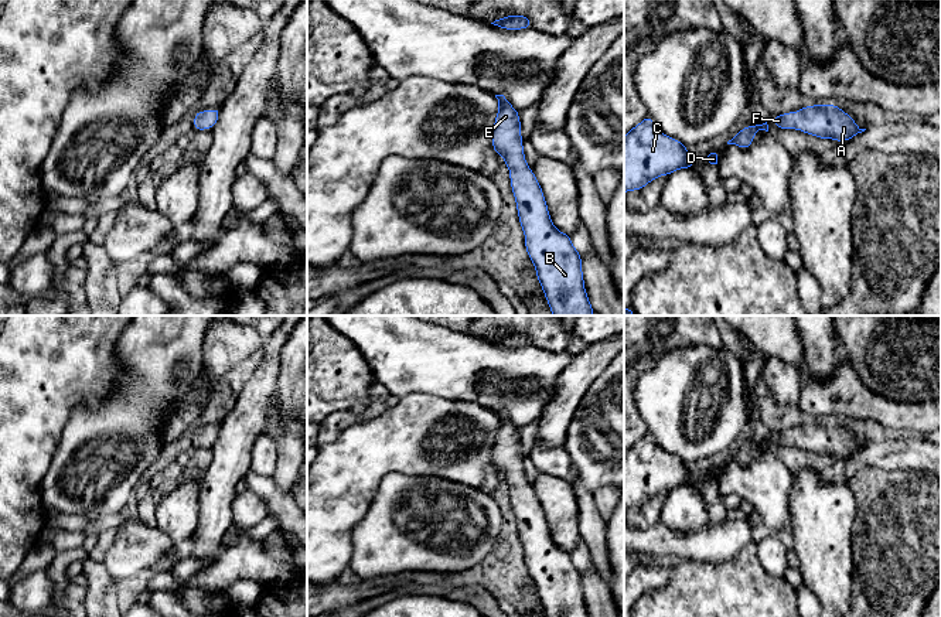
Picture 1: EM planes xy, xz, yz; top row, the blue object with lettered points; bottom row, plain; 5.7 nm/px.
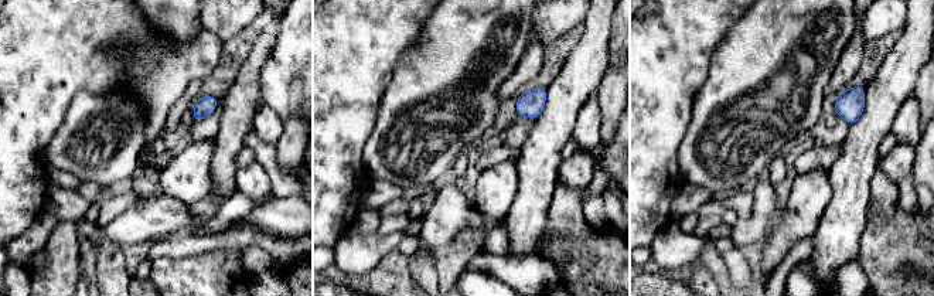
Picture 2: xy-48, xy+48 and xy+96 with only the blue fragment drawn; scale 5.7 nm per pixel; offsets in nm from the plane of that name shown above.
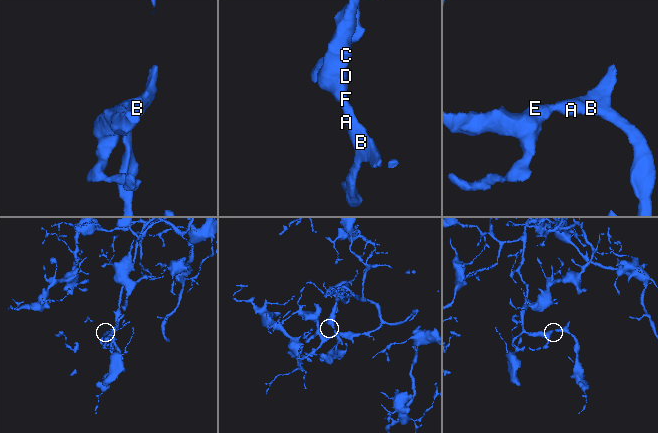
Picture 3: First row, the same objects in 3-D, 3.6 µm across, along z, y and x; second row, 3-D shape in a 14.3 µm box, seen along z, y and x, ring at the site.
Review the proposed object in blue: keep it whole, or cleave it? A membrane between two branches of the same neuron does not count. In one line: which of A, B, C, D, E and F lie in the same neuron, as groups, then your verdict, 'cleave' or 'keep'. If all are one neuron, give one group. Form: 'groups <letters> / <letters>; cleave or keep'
groups A B C D E F; keep

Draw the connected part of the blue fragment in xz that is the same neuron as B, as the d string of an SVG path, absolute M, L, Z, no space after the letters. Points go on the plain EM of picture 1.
M495 412L500 426L492 446L492 466L502 473L511 491L525 565L535 582L548 617L589 617L582 575L570 553L558 548L549 534L542 505L525 478L519 430L504 412Z

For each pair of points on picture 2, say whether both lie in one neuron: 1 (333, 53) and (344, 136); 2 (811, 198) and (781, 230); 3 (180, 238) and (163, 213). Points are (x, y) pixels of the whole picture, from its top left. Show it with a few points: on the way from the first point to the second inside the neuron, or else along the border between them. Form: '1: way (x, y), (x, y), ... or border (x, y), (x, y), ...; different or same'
1: way (333, 74), (333, 115); same
2: way (805, 207), (790, 223); same
3: border (191, 230), (181, 228), (157, 240); different

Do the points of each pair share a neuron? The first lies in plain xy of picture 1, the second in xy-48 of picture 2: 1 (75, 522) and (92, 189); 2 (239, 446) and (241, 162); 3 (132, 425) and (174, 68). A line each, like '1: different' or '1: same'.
1: same
2: different
3: different

